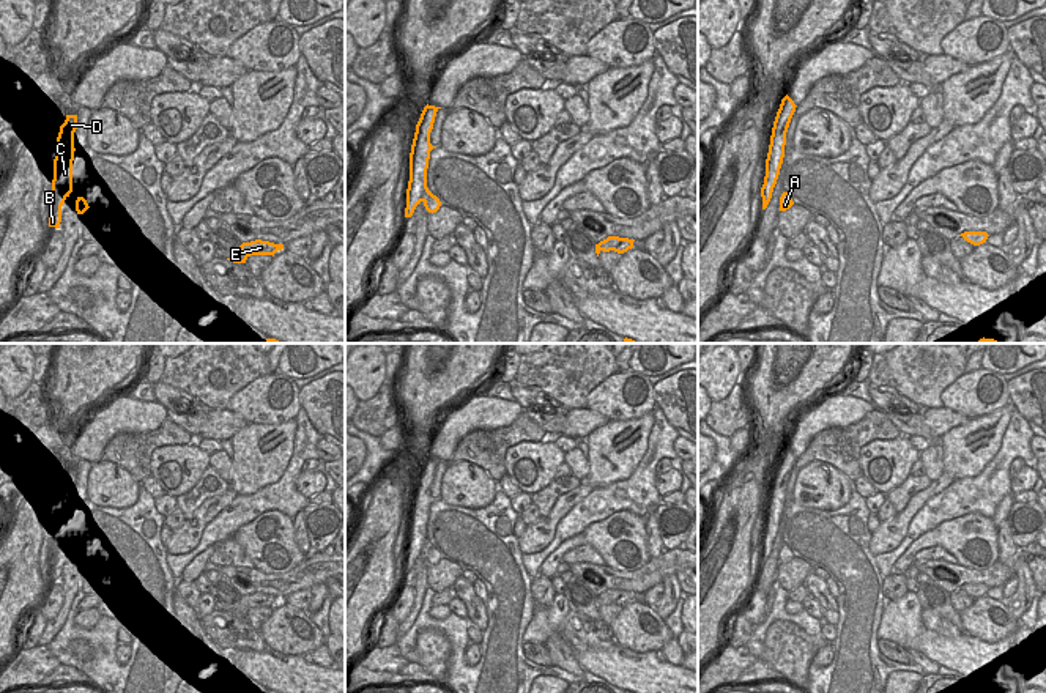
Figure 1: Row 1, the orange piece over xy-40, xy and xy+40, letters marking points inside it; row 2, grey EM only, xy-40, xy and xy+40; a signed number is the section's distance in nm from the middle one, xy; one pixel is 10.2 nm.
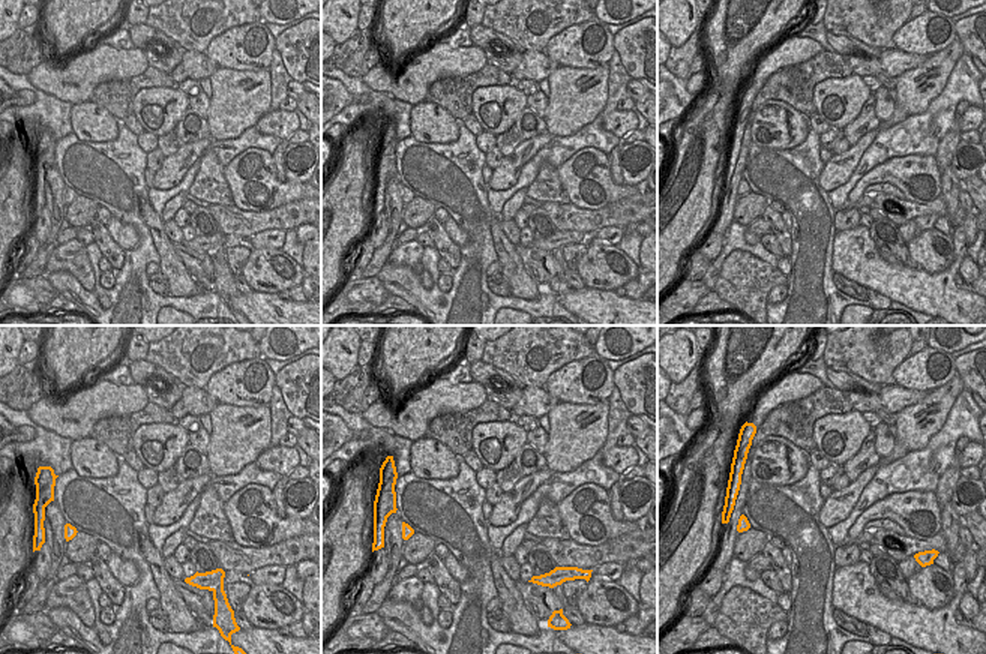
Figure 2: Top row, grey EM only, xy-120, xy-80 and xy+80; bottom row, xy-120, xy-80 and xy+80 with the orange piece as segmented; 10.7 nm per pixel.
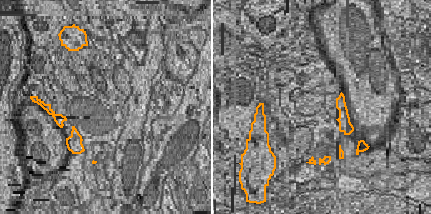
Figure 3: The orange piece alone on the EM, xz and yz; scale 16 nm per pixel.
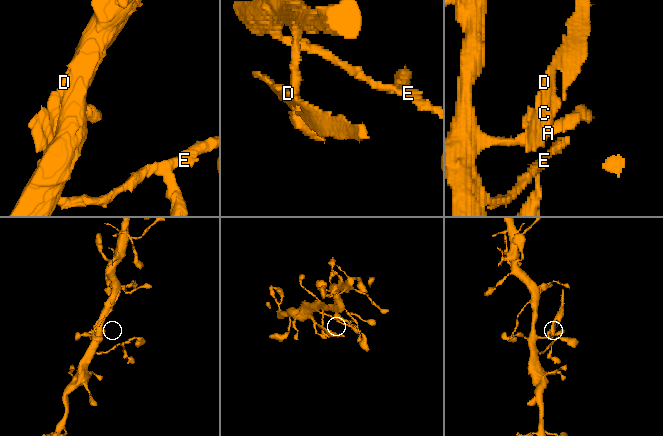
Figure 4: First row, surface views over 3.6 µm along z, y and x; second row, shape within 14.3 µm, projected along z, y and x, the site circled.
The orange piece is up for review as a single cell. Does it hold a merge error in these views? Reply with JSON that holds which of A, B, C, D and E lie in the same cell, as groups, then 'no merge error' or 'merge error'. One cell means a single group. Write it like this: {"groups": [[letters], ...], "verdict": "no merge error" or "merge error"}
{"groups": [["A", "E"], ["B", "C", "D"]], "verdict": "merge error"}

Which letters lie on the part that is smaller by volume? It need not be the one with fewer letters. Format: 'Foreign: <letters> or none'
Foreign: B, C, D

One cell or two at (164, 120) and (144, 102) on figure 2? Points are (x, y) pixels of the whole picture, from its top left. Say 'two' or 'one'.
one

